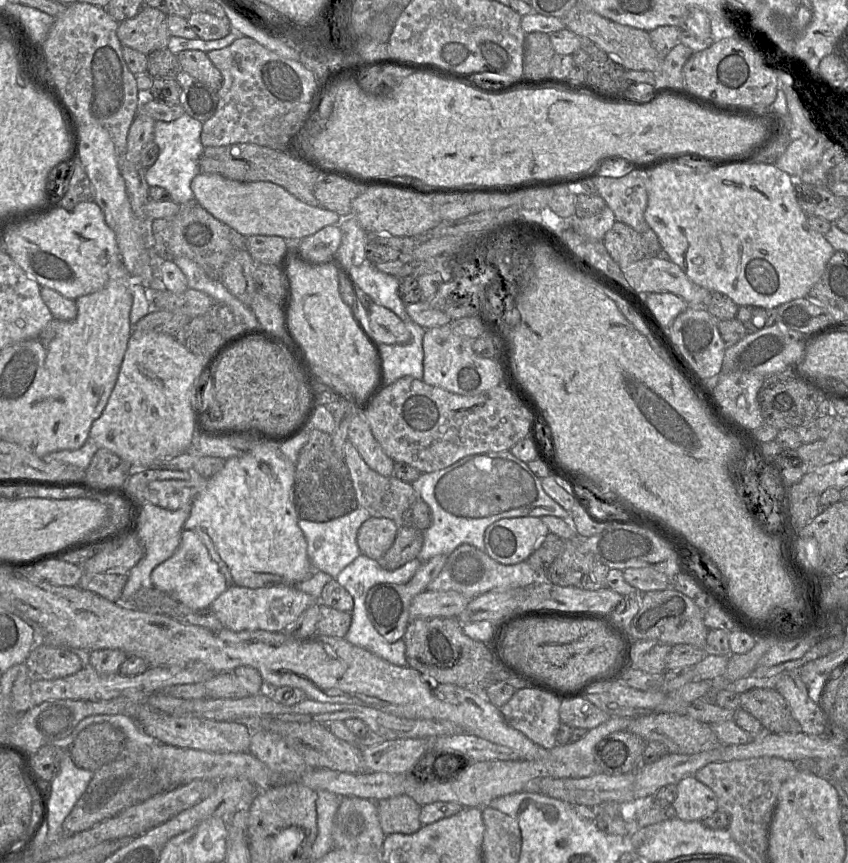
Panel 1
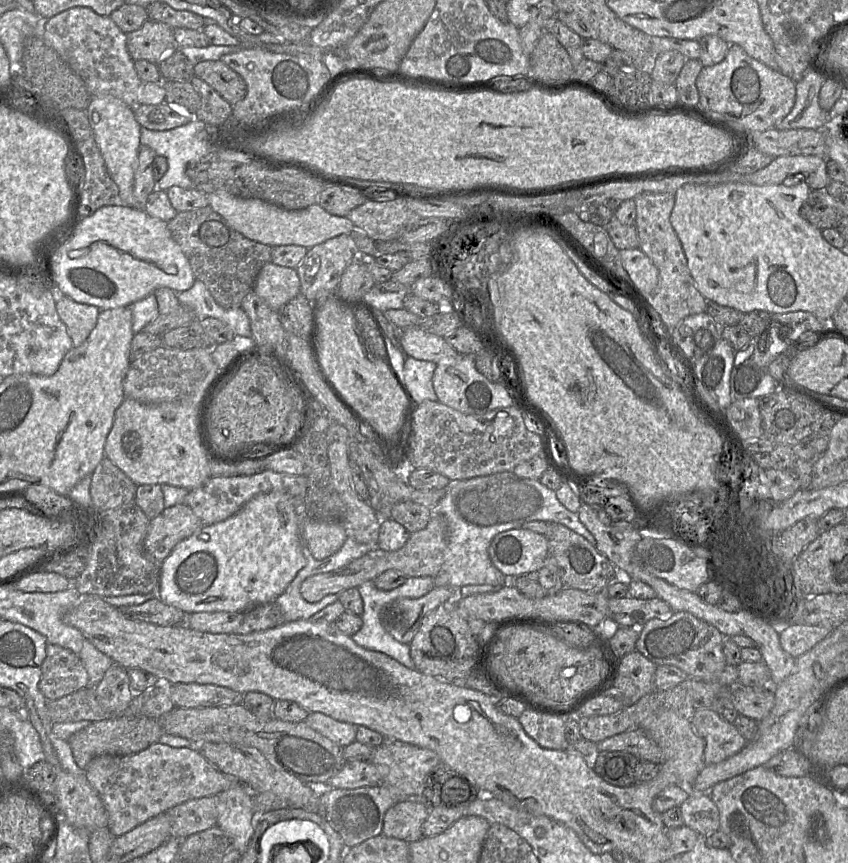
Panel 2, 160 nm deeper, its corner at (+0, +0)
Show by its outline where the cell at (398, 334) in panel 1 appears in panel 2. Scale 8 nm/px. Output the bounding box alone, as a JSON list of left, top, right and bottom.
[400,327,459,364]

